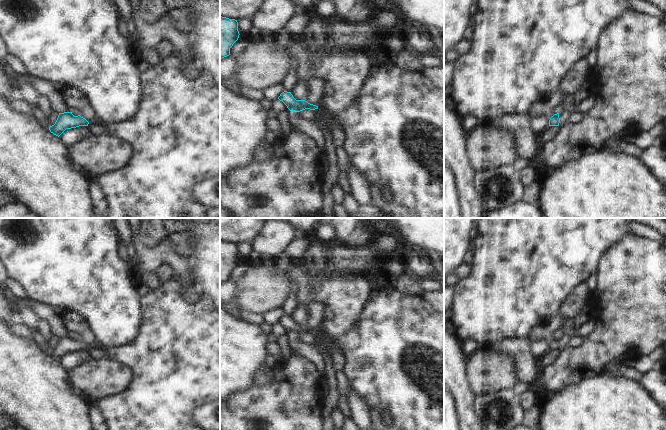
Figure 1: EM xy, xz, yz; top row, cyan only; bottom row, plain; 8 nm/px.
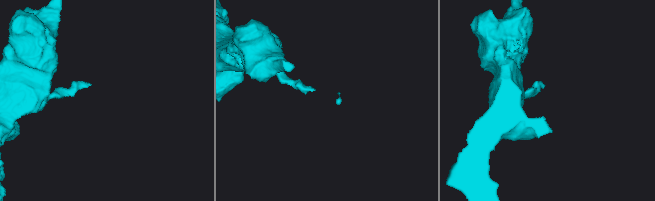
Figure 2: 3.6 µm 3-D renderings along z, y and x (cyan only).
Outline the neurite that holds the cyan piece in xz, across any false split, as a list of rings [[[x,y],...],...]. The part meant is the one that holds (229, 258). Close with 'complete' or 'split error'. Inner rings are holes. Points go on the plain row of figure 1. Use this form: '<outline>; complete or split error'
[[[220,240],[220,284],[230,279],[230,272],[238,264],[239,259],[237,244]]]; complete

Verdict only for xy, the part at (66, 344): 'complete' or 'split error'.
complete

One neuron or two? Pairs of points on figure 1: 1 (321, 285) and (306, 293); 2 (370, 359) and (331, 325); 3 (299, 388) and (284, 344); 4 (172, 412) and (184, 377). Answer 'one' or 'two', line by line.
1: two
2: two
3: two
4: one

